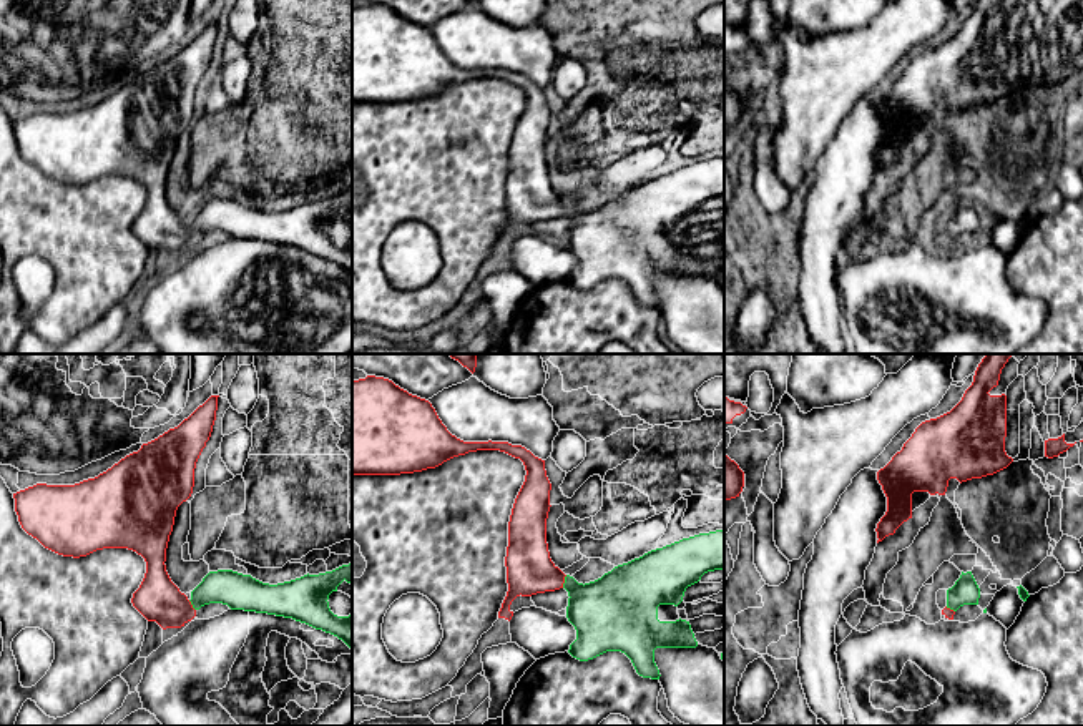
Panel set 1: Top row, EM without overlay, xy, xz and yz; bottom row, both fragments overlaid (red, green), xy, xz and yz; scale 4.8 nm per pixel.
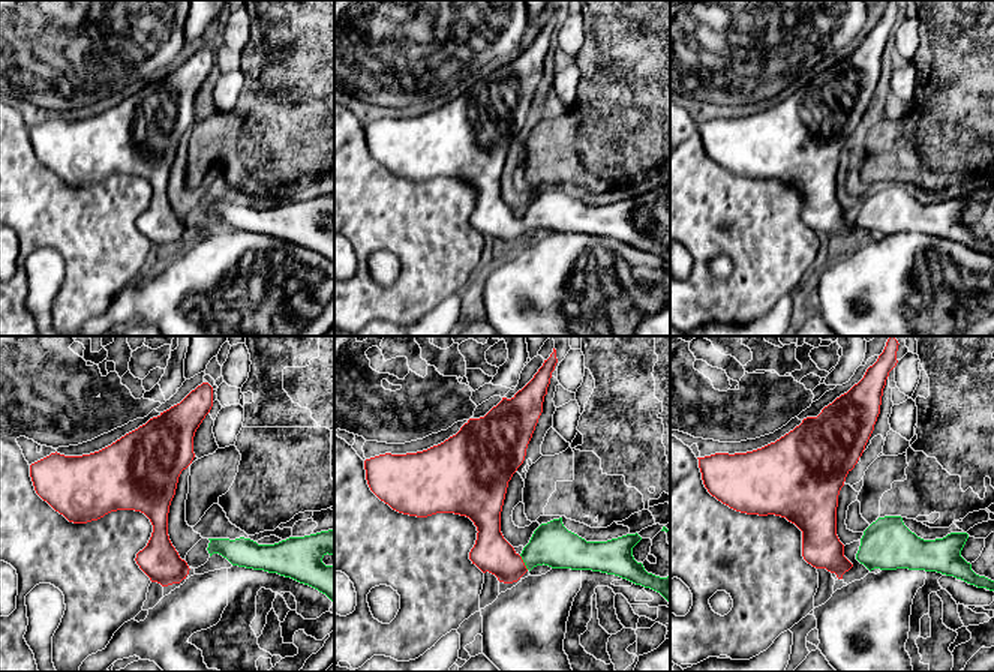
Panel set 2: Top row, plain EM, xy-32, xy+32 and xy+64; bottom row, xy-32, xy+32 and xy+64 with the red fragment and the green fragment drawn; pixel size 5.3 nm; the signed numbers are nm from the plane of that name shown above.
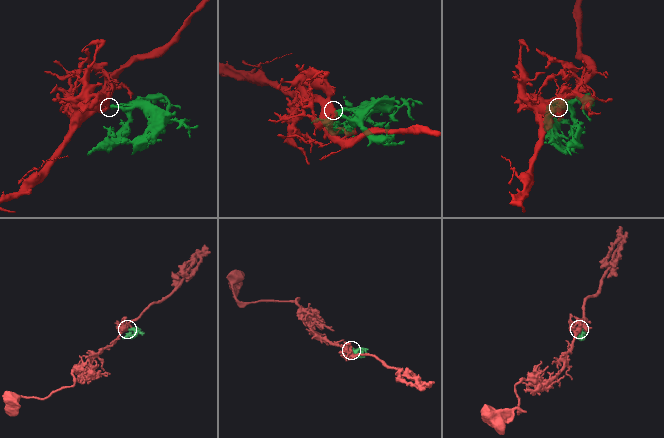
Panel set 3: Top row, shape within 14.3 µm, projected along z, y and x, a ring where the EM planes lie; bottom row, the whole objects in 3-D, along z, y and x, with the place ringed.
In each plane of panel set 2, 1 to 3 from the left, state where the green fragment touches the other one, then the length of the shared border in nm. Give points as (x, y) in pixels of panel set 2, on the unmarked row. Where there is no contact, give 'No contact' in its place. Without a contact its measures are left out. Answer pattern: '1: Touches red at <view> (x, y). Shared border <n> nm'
1: No contact
2: Touches red at xy+32 (523, 227). Shared border 90 nm
3: No contact

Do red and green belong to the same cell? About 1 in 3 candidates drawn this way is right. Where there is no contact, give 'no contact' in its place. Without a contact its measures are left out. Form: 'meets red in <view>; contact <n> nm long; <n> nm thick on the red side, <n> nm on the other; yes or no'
meets red in xz; contact 70 nm long; 220 nm thick on the red side, 320 nm on the other; yes

